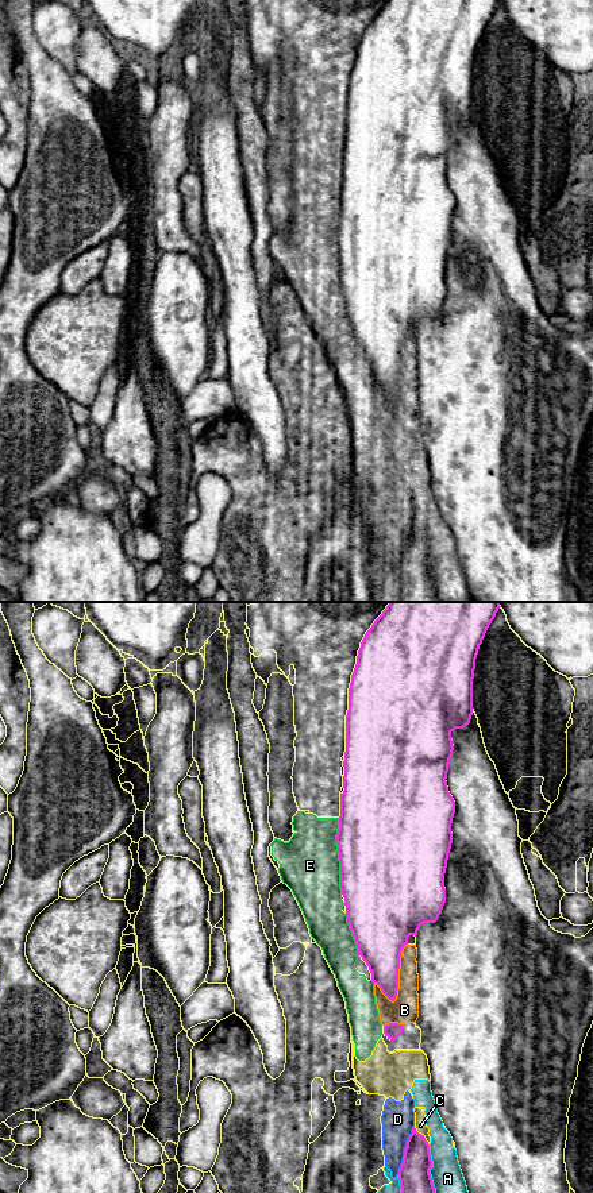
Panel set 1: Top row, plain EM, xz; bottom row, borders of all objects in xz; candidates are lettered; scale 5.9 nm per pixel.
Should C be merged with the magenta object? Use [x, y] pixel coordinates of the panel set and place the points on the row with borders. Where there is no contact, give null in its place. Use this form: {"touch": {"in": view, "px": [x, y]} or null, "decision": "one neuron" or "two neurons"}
{"touch": {"in": "xz", "px": [422, 1135]}, "decision": "two neurons"}

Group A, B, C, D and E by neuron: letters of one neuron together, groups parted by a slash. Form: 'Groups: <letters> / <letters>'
Groups: A B C D E

